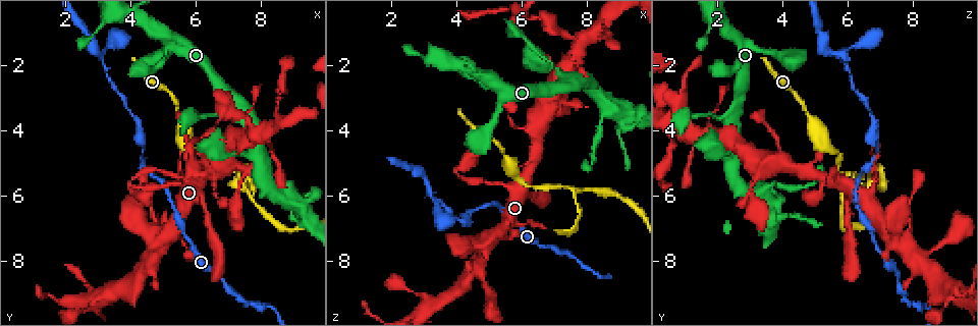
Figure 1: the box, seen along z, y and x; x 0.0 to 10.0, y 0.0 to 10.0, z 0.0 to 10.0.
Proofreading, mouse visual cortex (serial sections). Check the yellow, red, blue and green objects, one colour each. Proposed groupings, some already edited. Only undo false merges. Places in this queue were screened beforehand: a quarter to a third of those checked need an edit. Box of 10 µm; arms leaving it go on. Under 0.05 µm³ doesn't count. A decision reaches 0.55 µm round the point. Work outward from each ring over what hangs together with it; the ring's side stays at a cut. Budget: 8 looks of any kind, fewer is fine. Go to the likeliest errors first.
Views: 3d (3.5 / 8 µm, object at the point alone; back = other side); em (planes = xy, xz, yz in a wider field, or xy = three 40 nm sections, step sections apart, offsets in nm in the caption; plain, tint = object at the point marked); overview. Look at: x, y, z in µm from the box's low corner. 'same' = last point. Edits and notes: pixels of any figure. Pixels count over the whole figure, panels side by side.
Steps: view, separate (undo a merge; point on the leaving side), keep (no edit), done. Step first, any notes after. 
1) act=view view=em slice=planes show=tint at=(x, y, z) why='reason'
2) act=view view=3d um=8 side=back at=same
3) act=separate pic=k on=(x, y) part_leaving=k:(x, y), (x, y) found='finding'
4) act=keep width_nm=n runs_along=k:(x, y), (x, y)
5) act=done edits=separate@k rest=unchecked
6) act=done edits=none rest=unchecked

act=view view=em slice=xy step=2 show=tint at=(7.45, 5.55, 5.85) why='side arm on a straight run'

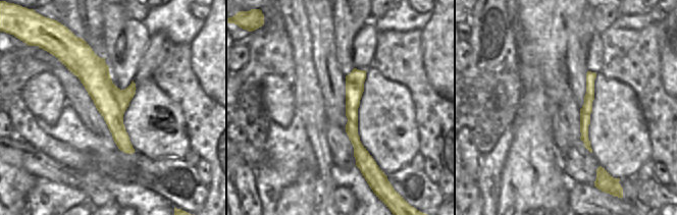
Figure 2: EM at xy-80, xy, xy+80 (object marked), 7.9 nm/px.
act=view view=3d um=3.5 at=same why='wider look'

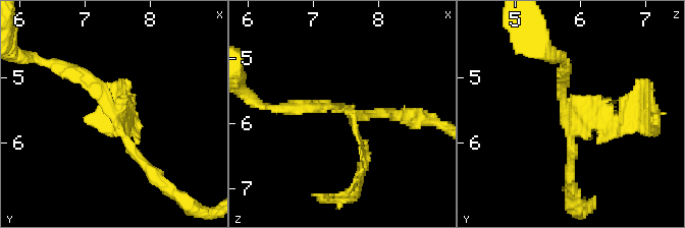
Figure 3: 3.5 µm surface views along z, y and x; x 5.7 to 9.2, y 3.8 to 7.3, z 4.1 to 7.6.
act=keep arm_widths_nm=100,150,200 runs_along=2:(84, 48), (129, 151) found='one cell here'

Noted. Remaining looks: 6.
act=view view=3d um=8 at=(3.15, 1.70, 5.95) why='calibre changes'

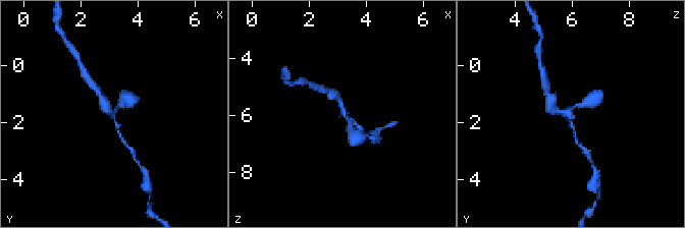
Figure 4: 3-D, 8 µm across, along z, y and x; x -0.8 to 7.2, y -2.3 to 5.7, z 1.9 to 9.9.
act=view view=em slice=xy step=1 show=tint at=same arms=3 arm_widths_nm=150,200,250

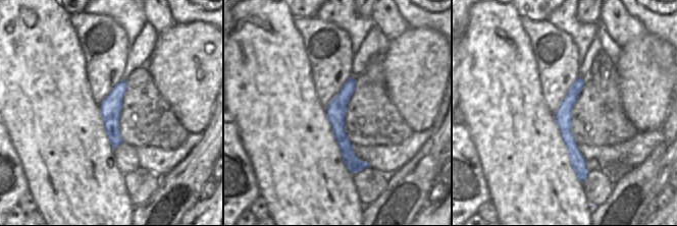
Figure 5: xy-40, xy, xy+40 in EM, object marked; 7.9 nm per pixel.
act=keep width_nm=160 runs_along=4:(577, 139), (570, 111), (589, 102) found='all the same cell'

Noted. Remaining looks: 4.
act=view view=em slice=xy step=5 show=tint at=(7.80, 4.15, 1.25) why='three-way junction'

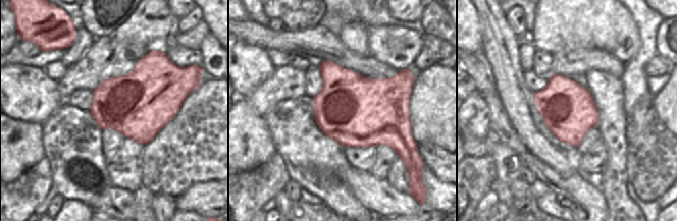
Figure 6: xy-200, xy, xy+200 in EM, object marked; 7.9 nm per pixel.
act=view view=3d um=3.5 at=same

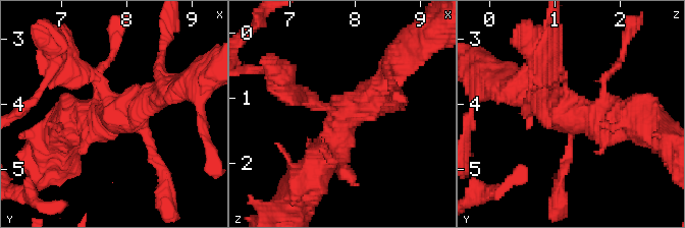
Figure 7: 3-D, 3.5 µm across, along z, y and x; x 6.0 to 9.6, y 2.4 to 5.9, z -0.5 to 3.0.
act=keep runs_along=7:(628, 117), (576, 114), (552, 70) found='one cell here'

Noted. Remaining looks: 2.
act=done edits=none rest=unchecked

